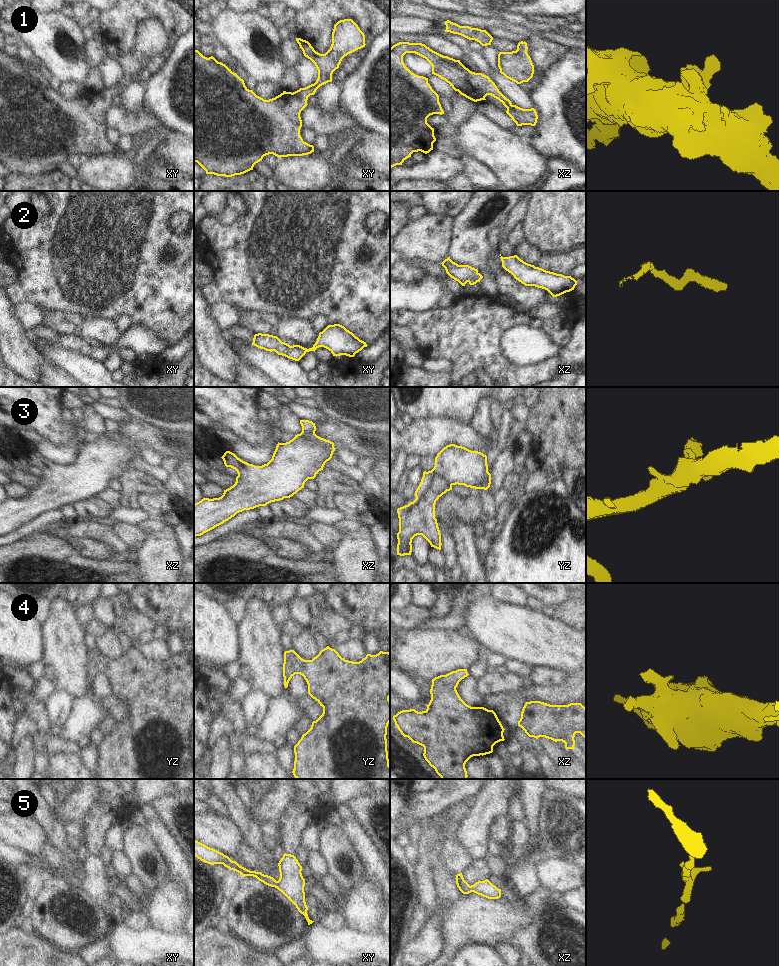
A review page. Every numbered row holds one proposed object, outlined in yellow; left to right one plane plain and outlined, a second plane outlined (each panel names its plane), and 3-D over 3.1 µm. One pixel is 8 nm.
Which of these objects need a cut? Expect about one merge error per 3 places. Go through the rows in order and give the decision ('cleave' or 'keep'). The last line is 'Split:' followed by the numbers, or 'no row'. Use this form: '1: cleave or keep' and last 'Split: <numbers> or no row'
1: keep
2: keep
3: cleave
4: keep
5: keep
Split: 3

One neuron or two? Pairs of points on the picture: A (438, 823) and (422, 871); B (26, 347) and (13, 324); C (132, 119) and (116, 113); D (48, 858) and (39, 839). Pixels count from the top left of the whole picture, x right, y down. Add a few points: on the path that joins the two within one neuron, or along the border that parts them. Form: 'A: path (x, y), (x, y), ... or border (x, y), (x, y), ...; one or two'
A: path (428, 835), (423, 843), (423, 859); one
B: path (20, 341), (13, 334), (13, 330); one
C: path (128, 119), (120, 117); one
D: border (46, 842), (43, 848), (32, 856); two

